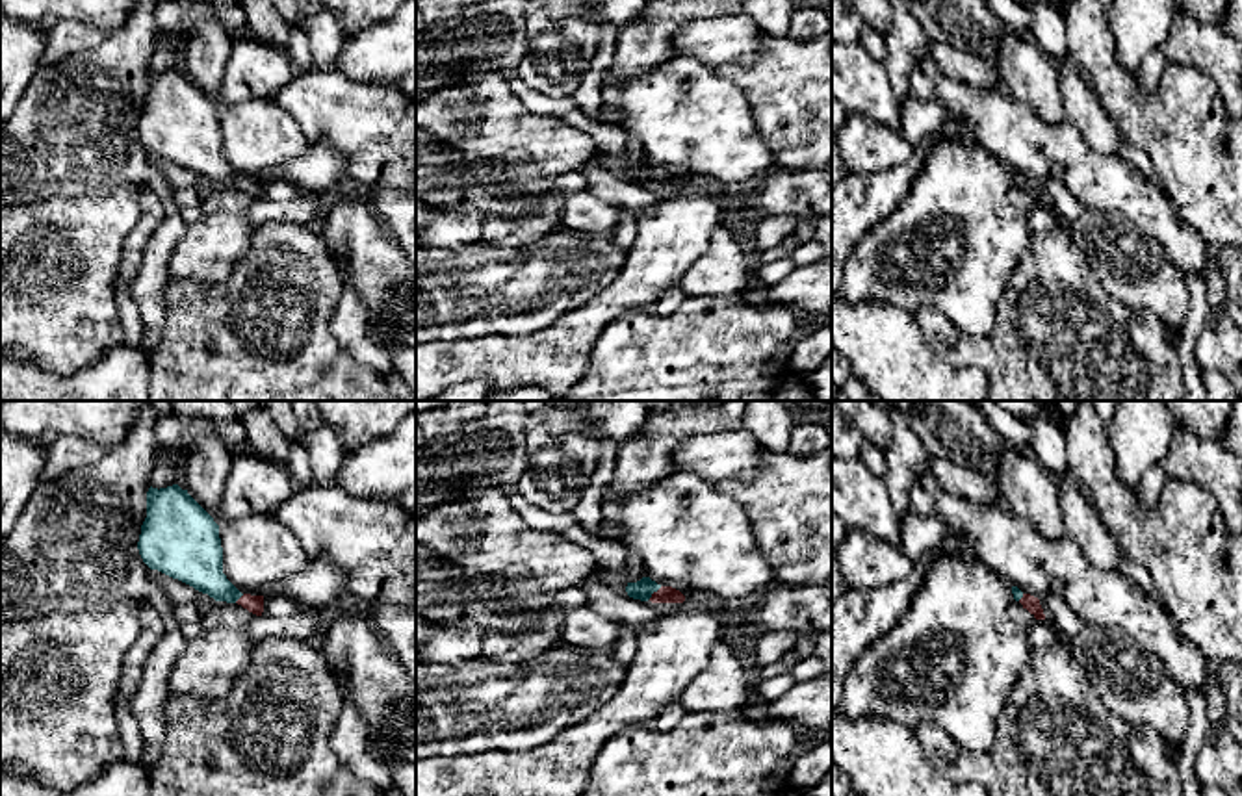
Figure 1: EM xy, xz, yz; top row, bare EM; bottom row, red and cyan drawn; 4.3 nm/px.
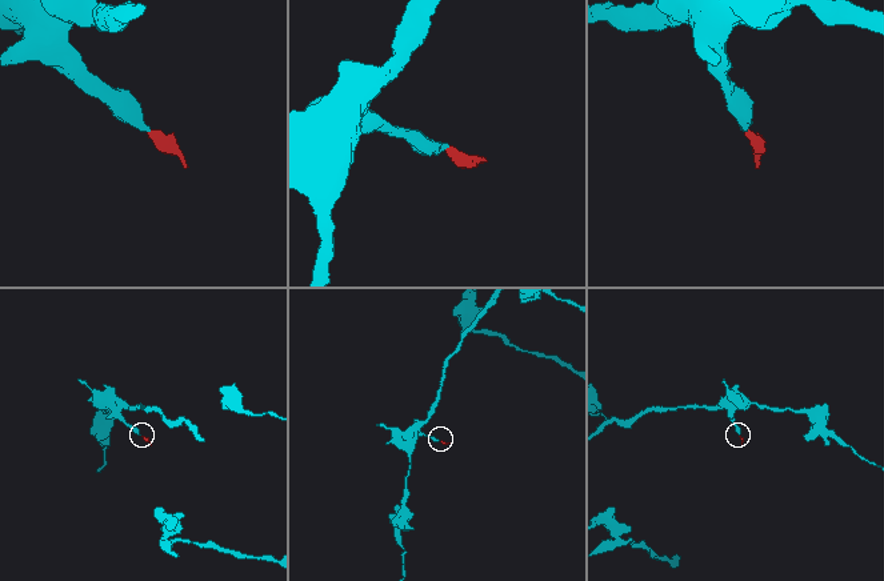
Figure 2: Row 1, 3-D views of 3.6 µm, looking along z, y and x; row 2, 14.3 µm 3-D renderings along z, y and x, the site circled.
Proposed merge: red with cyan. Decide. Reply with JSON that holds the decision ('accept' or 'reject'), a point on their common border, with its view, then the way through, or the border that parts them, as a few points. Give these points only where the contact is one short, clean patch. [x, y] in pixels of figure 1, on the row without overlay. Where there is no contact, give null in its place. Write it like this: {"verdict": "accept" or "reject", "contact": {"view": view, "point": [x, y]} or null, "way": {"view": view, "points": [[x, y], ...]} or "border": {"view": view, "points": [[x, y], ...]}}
{"verdict": "accept", "contact": {"view": "xz", "point": [654, 177]}, "way": {"view": "xz", "points": [[665, 179], [654, 177], [643, 173]]}}

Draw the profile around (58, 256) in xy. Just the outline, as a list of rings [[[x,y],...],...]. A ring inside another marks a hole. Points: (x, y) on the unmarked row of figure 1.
[[[145,184],[104,197],[50,197],[0,206],[0,354],[26,353],[39,369],[69,377],[124,340],[113,291],[124,239],[141,217]]]

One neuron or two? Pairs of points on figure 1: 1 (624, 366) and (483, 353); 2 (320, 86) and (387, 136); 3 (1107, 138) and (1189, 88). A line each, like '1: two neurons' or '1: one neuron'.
1: two neurons
2: one neuron
3: two neurons

